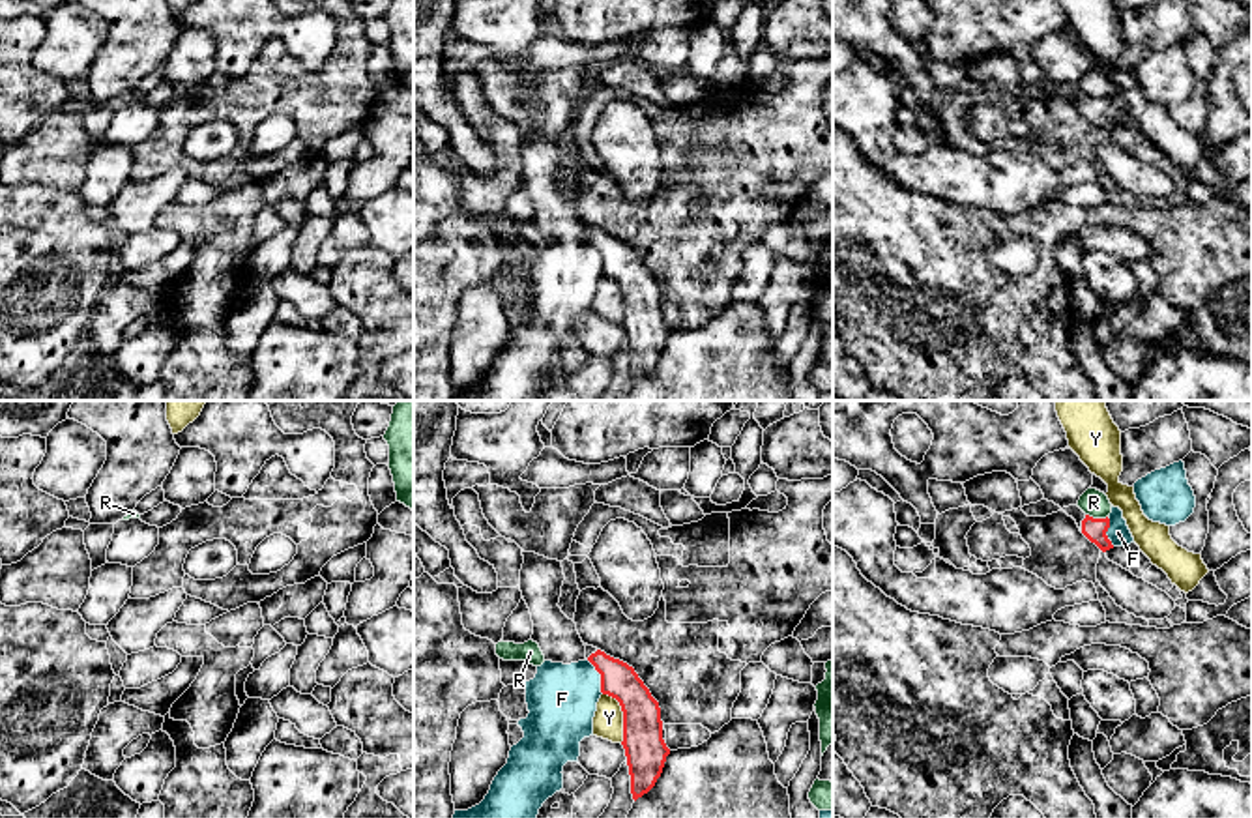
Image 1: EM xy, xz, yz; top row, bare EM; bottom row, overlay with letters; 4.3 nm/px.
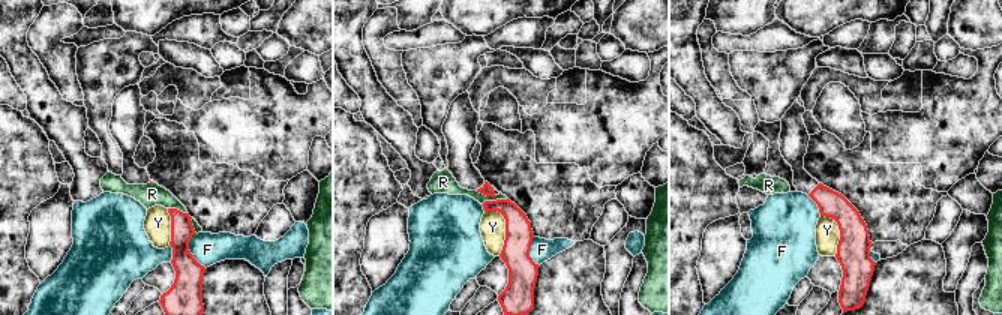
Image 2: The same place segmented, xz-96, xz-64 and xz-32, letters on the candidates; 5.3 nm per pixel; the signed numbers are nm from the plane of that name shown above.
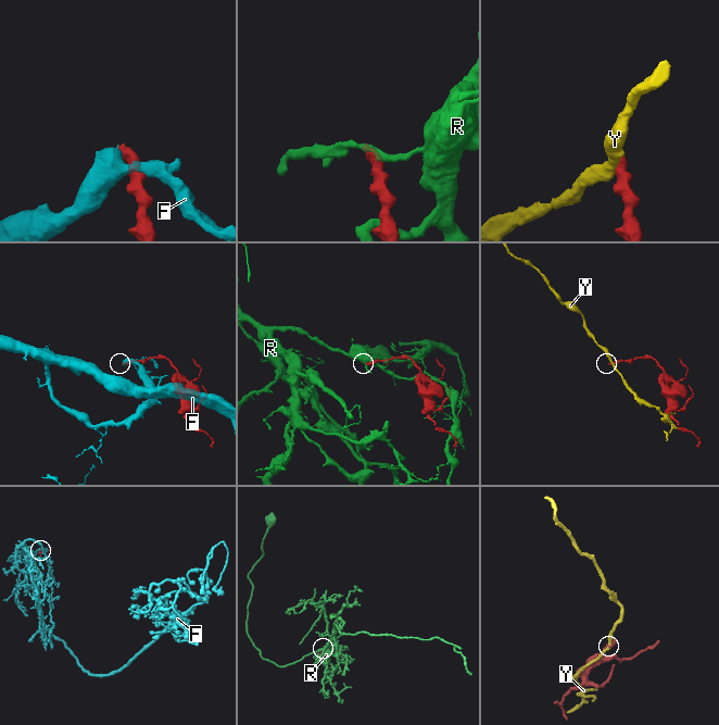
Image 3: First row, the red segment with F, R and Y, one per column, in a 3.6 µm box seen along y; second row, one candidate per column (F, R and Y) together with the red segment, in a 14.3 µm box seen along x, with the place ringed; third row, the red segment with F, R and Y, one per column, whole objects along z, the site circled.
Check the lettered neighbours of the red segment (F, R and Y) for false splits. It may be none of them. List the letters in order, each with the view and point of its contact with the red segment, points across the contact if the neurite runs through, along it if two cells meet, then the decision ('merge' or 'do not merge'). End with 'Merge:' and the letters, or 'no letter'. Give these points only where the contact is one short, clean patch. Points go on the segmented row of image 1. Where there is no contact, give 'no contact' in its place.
F: contact xz (601, 676); do not merge
R: contact yz (1097, 519); do not merge
Y: contact xz (624, 715); border xz (603, 693), (611, 695), (620, 706), (622, 742); do not merge
Merge: no letter

